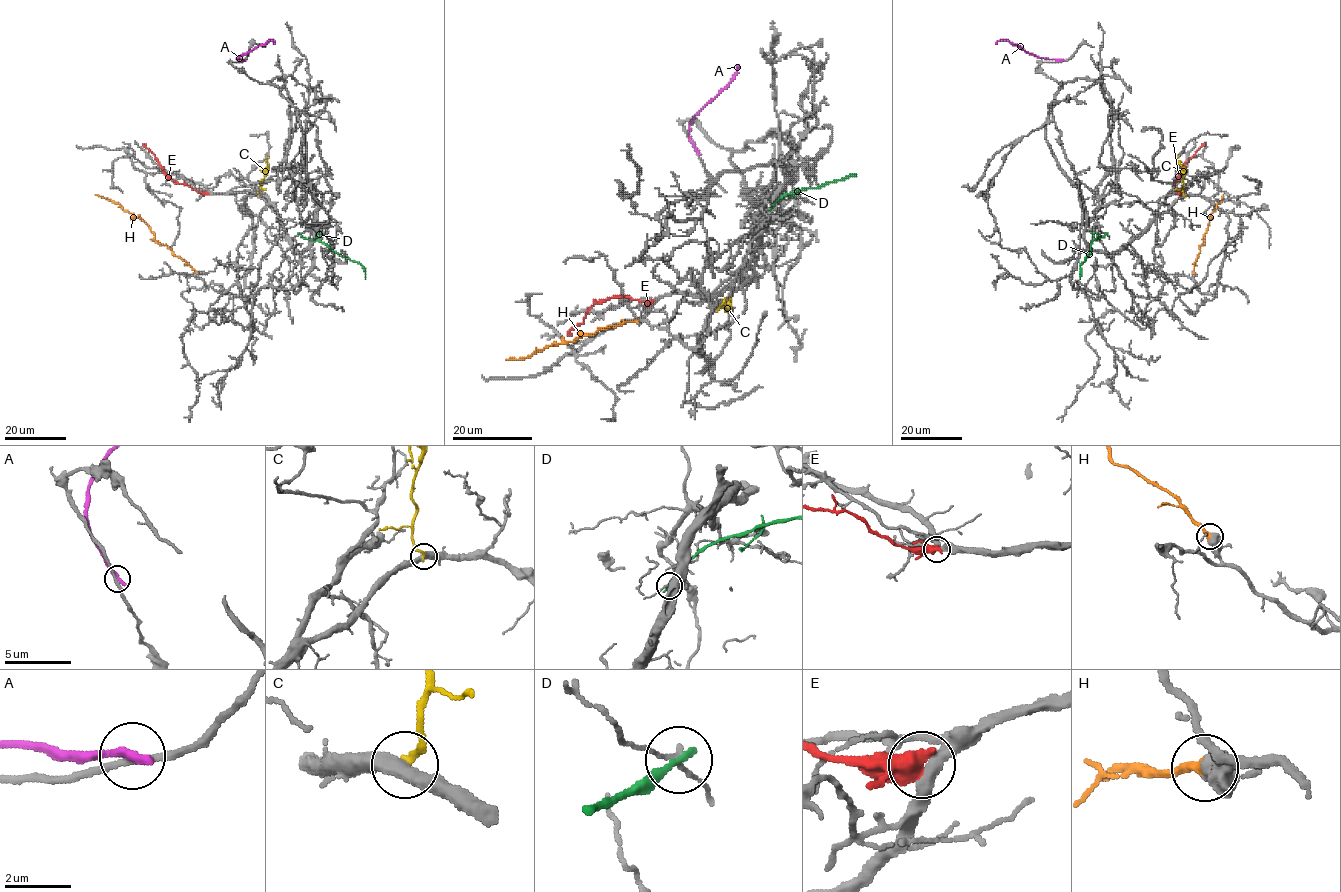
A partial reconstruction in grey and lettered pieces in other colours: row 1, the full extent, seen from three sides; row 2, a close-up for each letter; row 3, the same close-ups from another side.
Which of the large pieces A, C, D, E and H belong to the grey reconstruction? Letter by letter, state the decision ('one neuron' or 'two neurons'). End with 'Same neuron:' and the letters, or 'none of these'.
A: two neurons
C: two neurons
D: two neurons
E: two neurons
H: one neuron
Same neuron: H

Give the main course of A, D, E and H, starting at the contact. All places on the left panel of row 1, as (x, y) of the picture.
A: (243, 60), (236, 58), (268, 40), (275, 44)
D: (299, 234), (358, 262), (365, 271), (365, 278)
E: (207, 193), (174, 182), (143, 144)
H: (196, 271), (160, 244), (143, 221), (126, 212), (118, 203), (95, 194)

